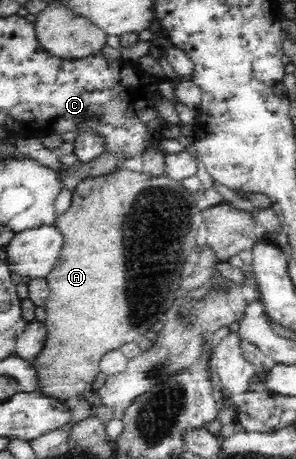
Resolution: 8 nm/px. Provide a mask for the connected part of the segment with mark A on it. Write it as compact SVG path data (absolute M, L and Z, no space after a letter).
M125 168L109 176L85 178L74 187L70 208L54 221L54 226L58 227L60 233L64 235L64 244L59 259L54 263L53 269L46 275L50 287L50 294L44 306L46 310L44 323L47 327L47 340L39 355L31 359L38 380L37 390L43 396L65 403L71 397L91 399L91 403L95 403L95 387L93 385L98 373L101 371L101 358L109 351L117 351L123 345L145 337L146 333L152 330L154 323L160 321L158 315L164 314L171 307L172 302L176 299L173 293L180 287L179 281L182 278L185 257L194 249L195 239L200 231L200 225L203 223L203 215L196 206L196 200L197 197L194 193L187 190L182 182L171 179L167 175L151 177L145 173Z

